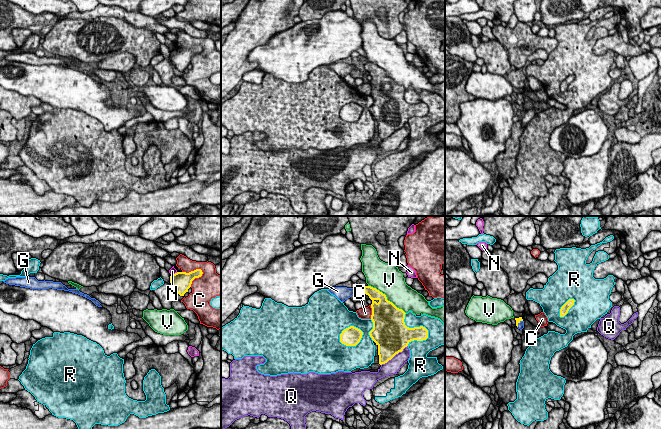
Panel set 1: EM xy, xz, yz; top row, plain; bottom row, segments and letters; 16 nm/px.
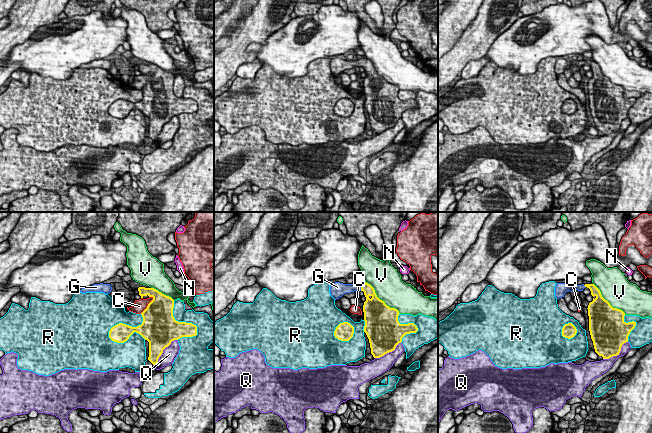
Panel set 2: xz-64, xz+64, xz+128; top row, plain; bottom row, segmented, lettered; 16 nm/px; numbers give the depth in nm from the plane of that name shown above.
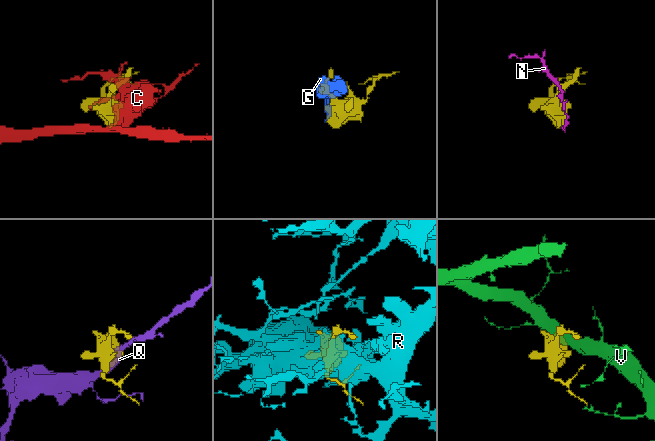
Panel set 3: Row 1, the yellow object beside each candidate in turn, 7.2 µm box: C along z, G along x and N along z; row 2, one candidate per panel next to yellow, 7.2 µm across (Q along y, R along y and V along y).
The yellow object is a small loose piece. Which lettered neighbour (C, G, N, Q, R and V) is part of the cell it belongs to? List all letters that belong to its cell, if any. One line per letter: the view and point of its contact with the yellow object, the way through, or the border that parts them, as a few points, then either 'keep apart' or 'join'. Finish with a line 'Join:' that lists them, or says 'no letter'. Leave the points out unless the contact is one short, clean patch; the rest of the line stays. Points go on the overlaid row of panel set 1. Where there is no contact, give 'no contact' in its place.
C: xy (193, 271) | keep apart
G: yz (517, 324) | across yz (519, 319), (517, 324), (520, 325) | join
N: xy (175, 273) | along xy (177, 272), (171, 275) | keep apart
Q: xz (394, 355) | keep apart
R: xz (416, 327) | keep apart
V: xz (386, 298) | keep apart
Join: G

